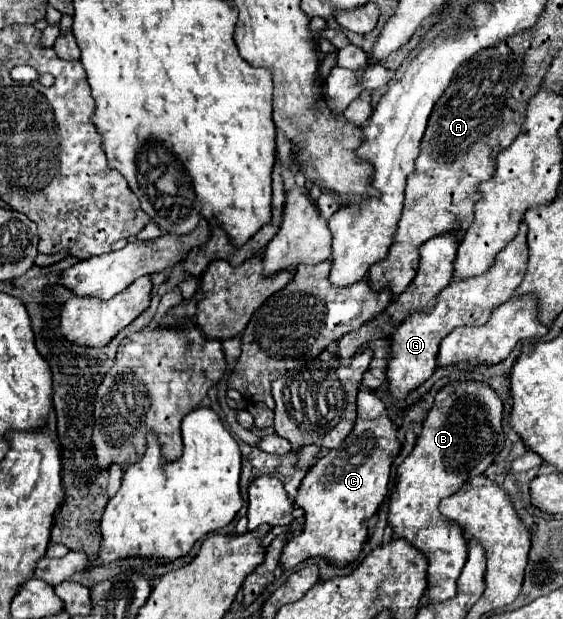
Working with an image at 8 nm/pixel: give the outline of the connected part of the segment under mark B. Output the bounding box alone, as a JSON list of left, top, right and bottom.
[387,383,503,603]

